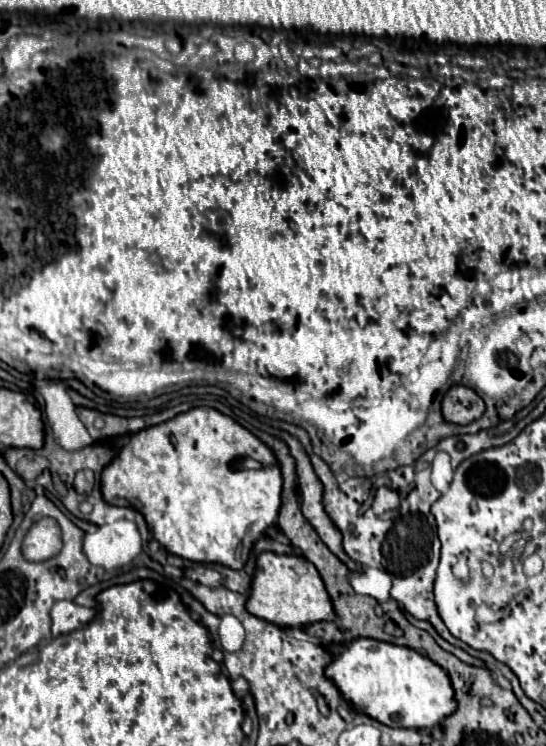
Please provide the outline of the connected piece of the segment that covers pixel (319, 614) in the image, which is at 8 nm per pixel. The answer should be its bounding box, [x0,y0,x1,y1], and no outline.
[247,551,335,627]

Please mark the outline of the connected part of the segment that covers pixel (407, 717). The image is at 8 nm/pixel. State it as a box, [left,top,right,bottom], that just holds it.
[325,637,455,729]

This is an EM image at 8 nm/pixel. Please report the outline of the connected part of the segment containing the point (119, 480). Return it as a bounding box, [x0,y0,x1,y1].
[101,407,281,569]

